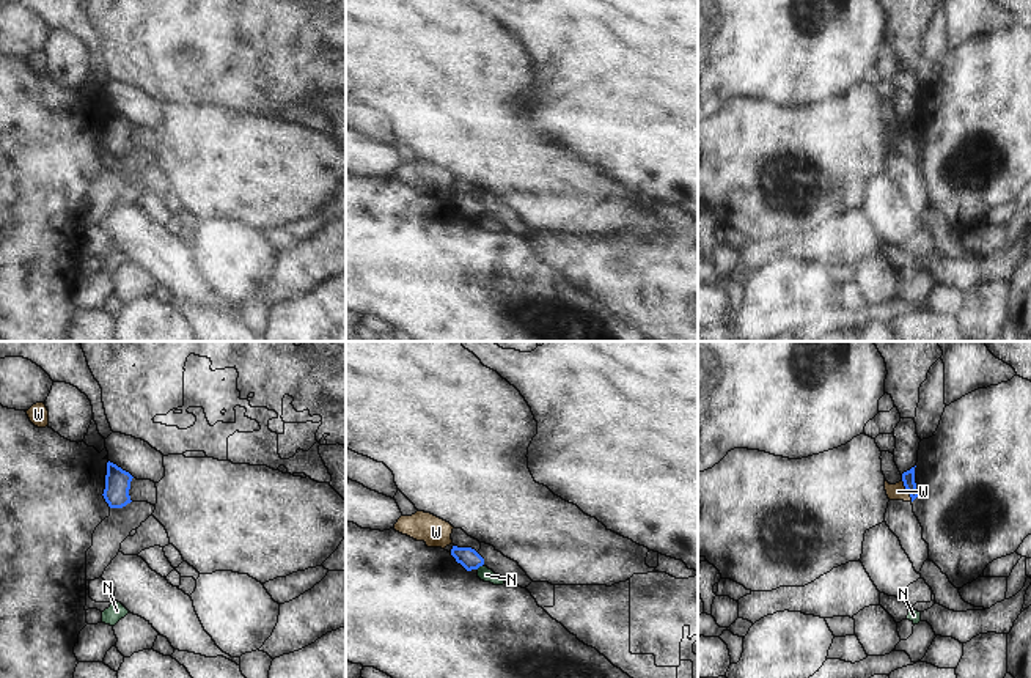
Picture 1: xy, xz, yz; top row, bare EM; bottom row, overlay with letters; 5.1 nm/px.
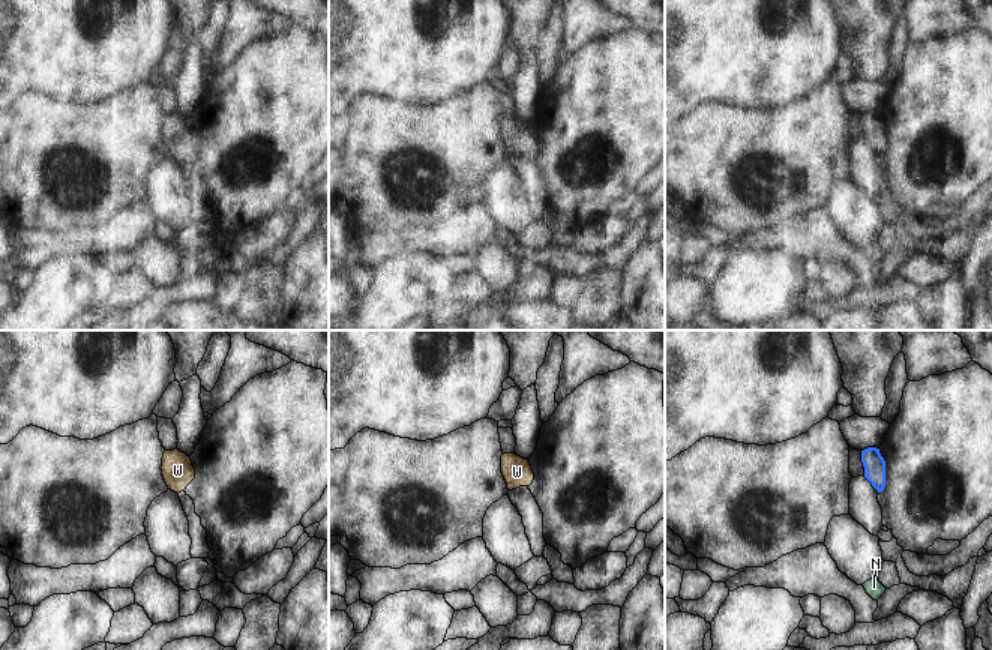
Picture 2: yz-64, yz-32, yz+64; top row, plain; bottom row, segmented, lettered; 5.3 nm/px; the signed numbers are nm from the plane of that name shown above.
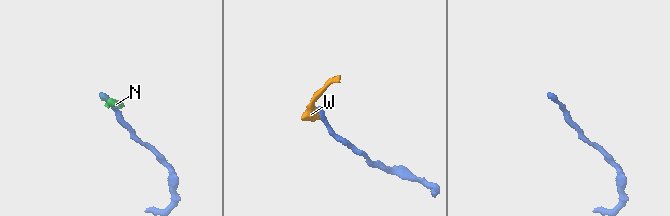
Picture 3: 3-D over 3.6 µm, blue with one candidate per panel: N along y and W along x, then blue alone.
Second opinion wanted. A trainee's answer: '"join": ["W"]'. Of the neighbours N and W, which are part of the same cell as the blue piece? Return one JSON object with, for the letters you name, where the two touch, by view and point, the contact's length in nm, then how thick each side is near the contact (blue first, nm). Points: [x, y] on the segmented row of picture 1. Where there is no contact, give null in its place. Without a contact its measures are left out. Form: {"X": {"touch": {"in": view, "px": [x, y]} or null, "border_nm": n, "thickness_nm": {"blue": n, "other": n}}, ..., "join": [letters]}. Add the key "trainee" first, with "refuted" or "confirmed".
{"trainee": "refuted", "join": []}

